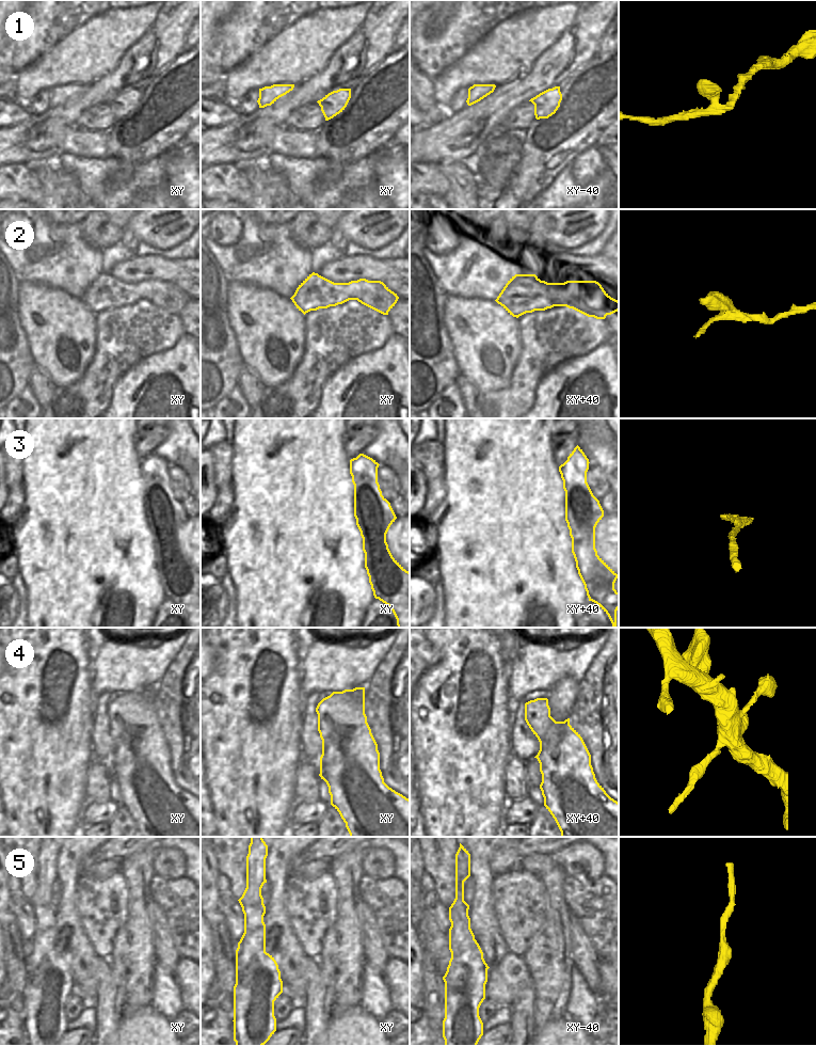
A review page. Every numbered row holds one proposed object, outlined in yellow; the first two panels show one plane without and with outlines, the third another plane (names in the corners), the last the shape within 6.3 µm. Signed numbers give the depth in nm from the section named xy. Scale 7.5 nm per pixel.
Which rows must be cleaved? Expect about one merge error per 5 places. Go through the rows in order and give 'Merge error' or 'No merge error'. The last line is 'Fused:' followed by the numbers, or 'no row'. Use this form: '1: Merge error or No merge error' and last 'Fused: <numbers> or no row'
1: No merge error
2: No merge error
3: Merge error
4: No merge error
5: Merge error
Fused: 3, 5

